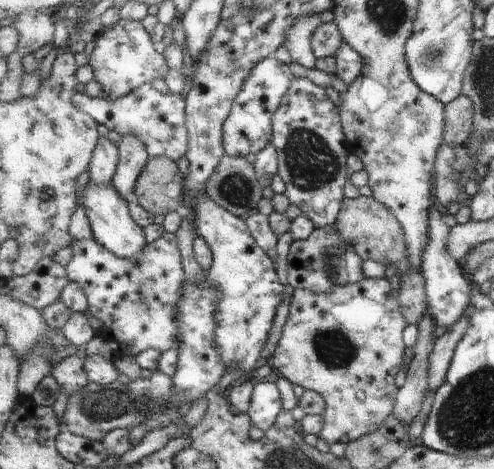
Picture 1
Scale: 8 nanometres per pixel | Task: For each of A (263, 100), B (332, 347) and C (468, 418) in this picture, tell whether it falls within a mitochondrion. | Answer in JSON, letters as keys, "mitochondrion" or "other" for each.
{"A":"other","B":"mitochondrion","C":"mitochondrion"}

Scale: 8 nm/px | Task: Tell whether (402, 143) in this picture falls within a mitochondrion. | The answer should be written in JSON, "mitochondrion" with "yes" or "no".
{"mitochondrion":"no"}

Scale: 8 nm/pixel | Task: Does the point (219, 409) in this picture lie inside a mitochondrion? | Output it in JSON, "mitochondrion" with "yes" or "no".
{"mitochondrion":"no"}

